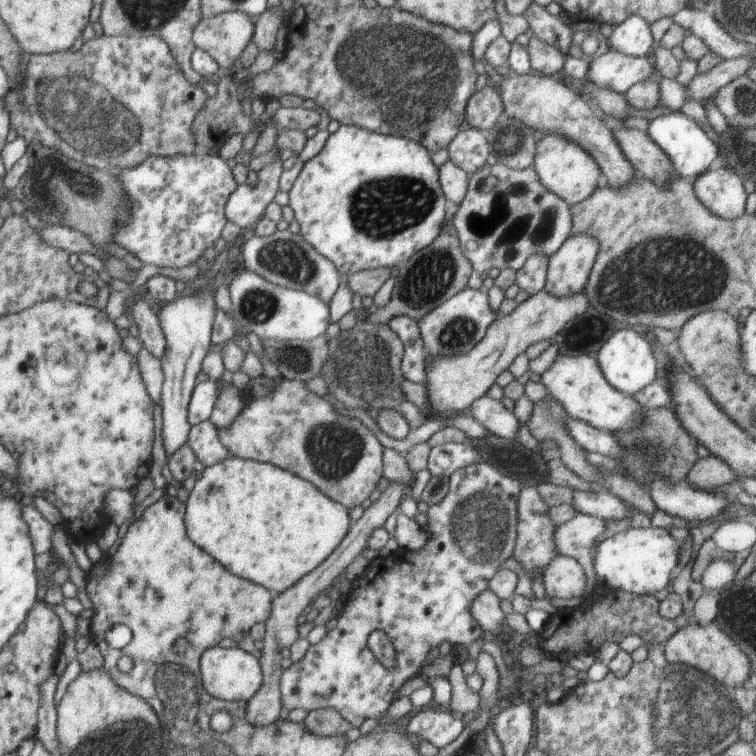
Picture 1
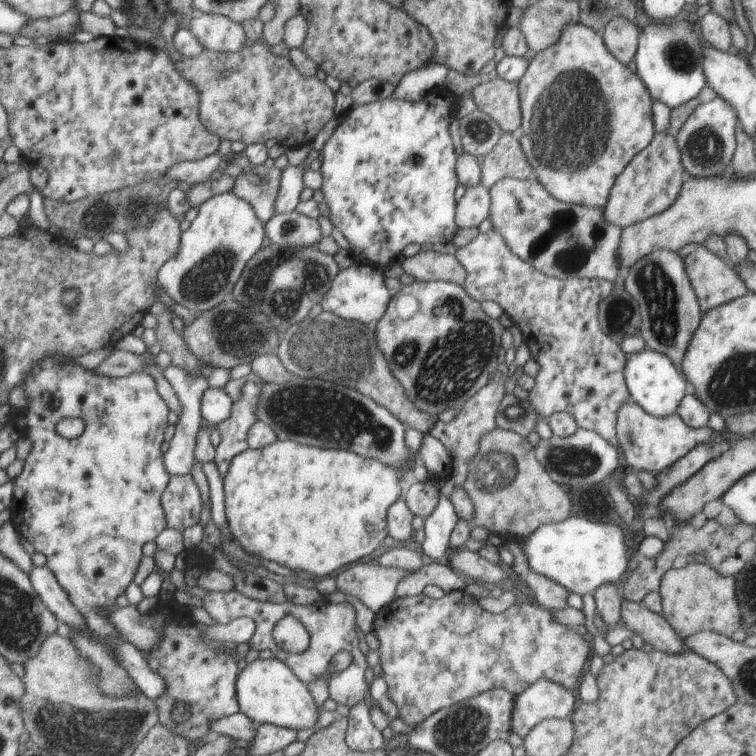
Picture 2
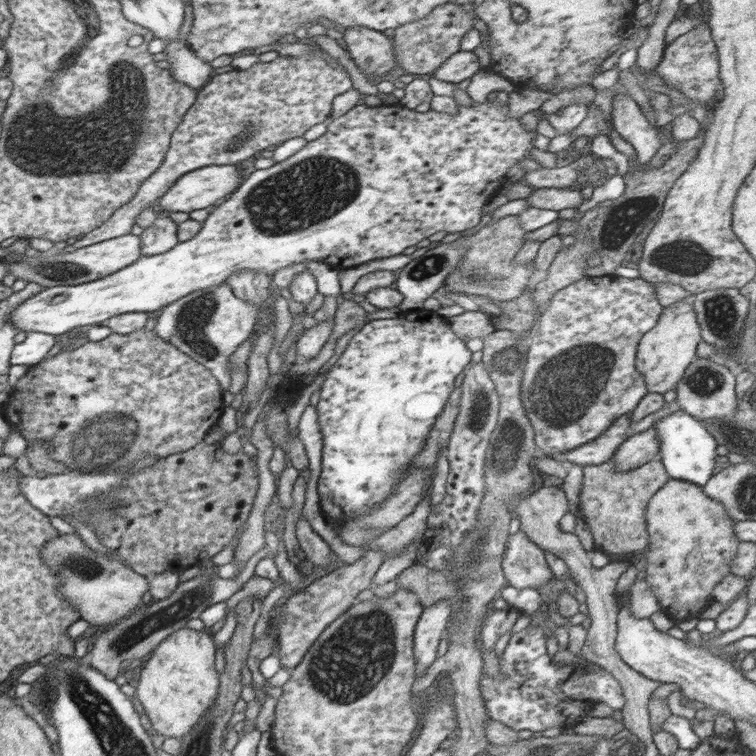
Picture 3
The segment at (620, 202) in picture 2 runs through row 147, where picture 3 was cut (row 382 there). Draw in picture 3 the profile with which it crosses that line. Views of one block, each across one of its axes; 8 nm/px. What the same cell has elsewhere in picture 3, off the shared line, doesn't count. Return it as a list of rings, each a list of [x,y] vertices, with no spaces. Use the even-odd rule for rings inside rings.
[[[693,297],[663,307],[656,325],[642,335],[637,347],[636,367],[647,381],[648,393],[664,394],[674,390],[688,366],[697,358],[700,342],[703,340]]]

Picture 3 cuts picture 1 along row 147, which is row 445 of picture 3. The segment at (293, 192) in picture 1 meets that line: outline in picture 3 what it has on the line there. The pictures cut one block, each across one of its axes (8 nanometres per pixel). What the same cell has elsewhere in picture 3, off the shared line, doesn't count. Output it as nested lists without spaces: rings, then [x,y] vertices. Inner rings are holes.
[[[424,308],[412,309],[411,312],[407,311],[392,319],[368,321],[349,340],[347,346],[342,356],[338,358],[336,364],[327,373],[320,392],[320,402],[316,406],[320,429],[323,435],[322,443],[324,443],[321,458],[322,470],[320,470],[318,480],[318,494],[320,495],[320,502],[318,504],[320,505],[321,513],[334,520],[334,526],[343,526],[343,524],[348,524],[350,521],[359,521],[366,511],[370,511],[372,507],[381,504],[392,492],[395,492],[395,488],[404,480],[406,473],[411,472],[407,466],[410,465],[410,461],[414,459],[414,456],[422,451],[428,432],[432,429],[438,416],[443,412],[444,405],[446,405],[451,393],[455,390],[454,381],[456,377],[476,357],[468,350],[468,346],[466,346],[462,338],[452,331],[447,318],[438,315],[436,311]]]

